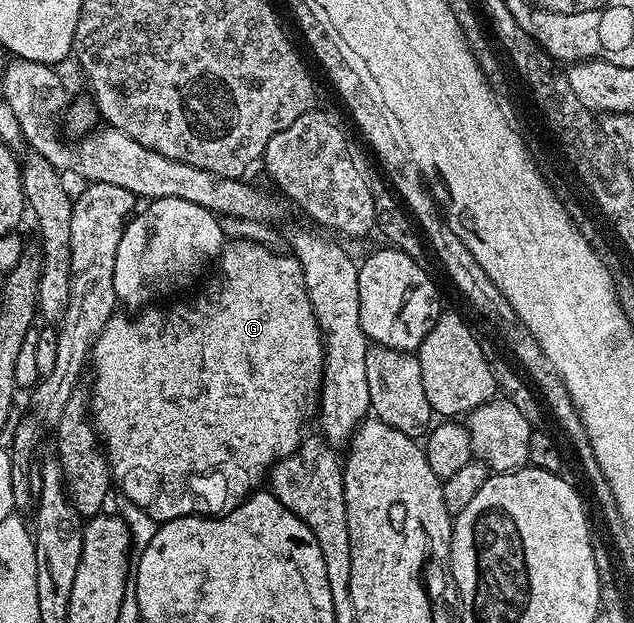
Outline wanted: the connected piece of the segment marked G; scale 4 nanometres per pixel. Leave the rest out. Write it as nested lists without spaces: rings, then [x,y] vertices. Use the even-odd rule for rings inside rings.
[[[234,240],[223,247],[220,255],[217,257],[216,265],[218,264],[218,280],[214,280],[207,286],[206,292],[202,292],[199,296],[191,298],[187,304],[170,304],[167,308],[146,308],[139,314],[135,320],[129,320],[128,317],[122,314],[115,314],[115,316],[108,321],[104,326],[104,330],[94,340],[94,347],[90,349],[89,359],[92,361],[92,372],[94,368],[94,388],[92,387],[92,395],[90,398],[90,407],[92,409],[92,423],[94,431],[98,433],[99,441],[106,453],[106,460],[110,463],[110,474],[113,483],[123,492],[125,499],[134,503],[140,510],[150,515],[154,521],[165,522],[168,520],[175,520],[181,516],[195,515],[196,508],[194,508],[194,499],[197,498],[198,492],[202,492],[206,488],[206,483],[211,480],[216,487],[222,488],[225,484],[238,484],[247,476],[248,479],[254,480],[257,476],[265,477],[270,469],[274,467],[278,461],[291,456],[292,453],[301,446],[304,433],[307,431],[306,419],[309,416],[313,417],[316,412],[316,405],[320,400],[320,389],[322,387],[322,332],[318,328],[318,319],[312,310],[312,302],[308,296],[306,283],[304,282],[304,270],[300,266],[300,262],[292,254],[281,256],[278,252],[273,252],[270,248],[265,248],[262,244],[257,244],[254,240]]]

